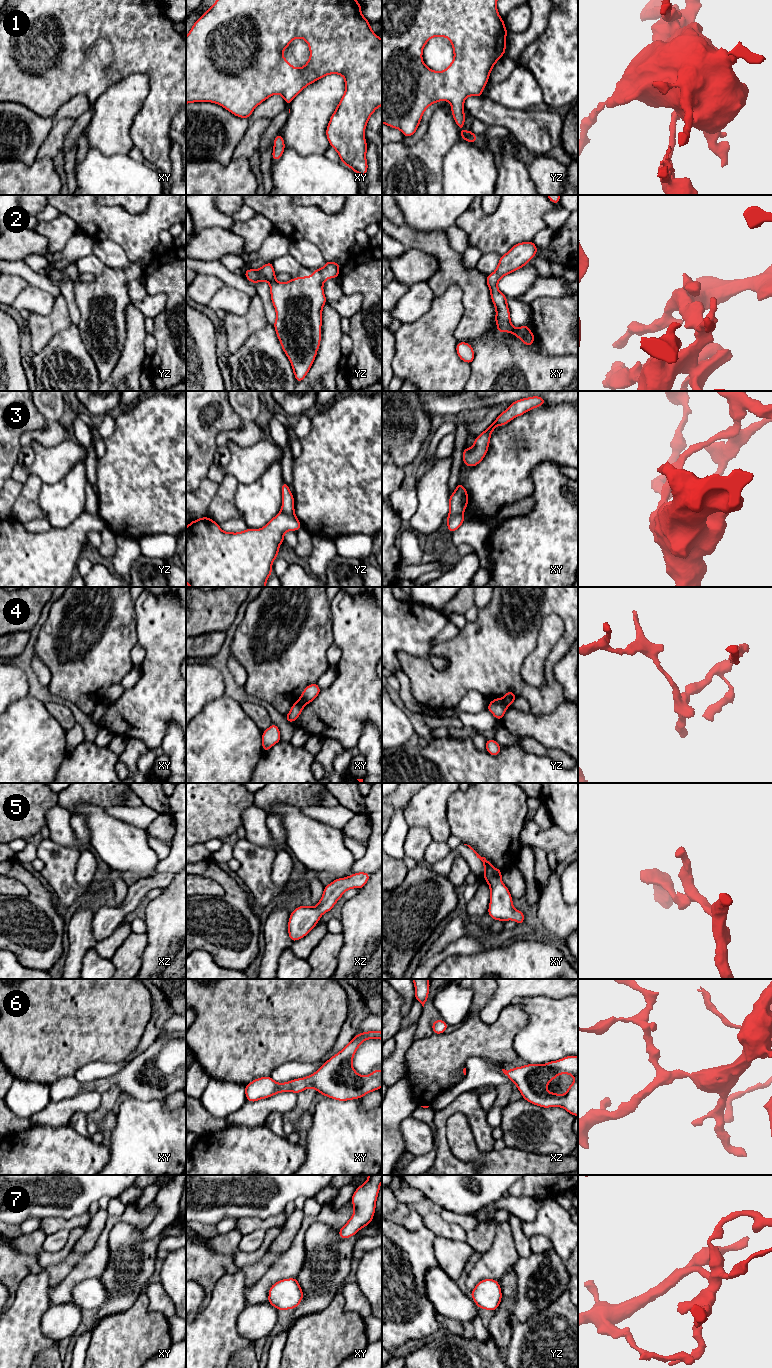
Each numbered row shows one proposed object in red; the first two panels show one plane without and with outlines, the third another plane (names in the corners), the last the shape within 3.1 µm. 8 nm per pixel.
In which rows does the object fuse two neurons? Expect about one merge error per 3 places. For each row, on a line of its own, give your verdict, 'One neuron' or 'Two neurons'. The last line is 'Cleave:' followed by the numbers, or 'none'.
1: One neuron
2: One neuron
3: Two neurons
4: Two neurons
5: One neuron
6: One neuron
7: One neuron
Cleave: 3, 4

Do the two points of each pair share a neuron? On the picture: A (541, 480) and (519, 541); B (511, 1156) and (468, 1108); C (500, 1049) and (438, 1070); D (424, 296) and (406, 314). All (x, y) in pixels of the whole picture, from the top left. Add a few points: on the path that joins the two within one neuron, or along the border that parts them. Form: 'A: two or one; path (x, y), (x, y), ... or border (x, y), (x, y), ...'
A: one; path (542, 495), (542, 518), (534, 526)
B: two; border (473, 1137), (479, 1151), (493, 1150)
C: one; path (485, 1049), (459, 1049), (453, 1055)
D: one; path (420, 300), (410, 310)

